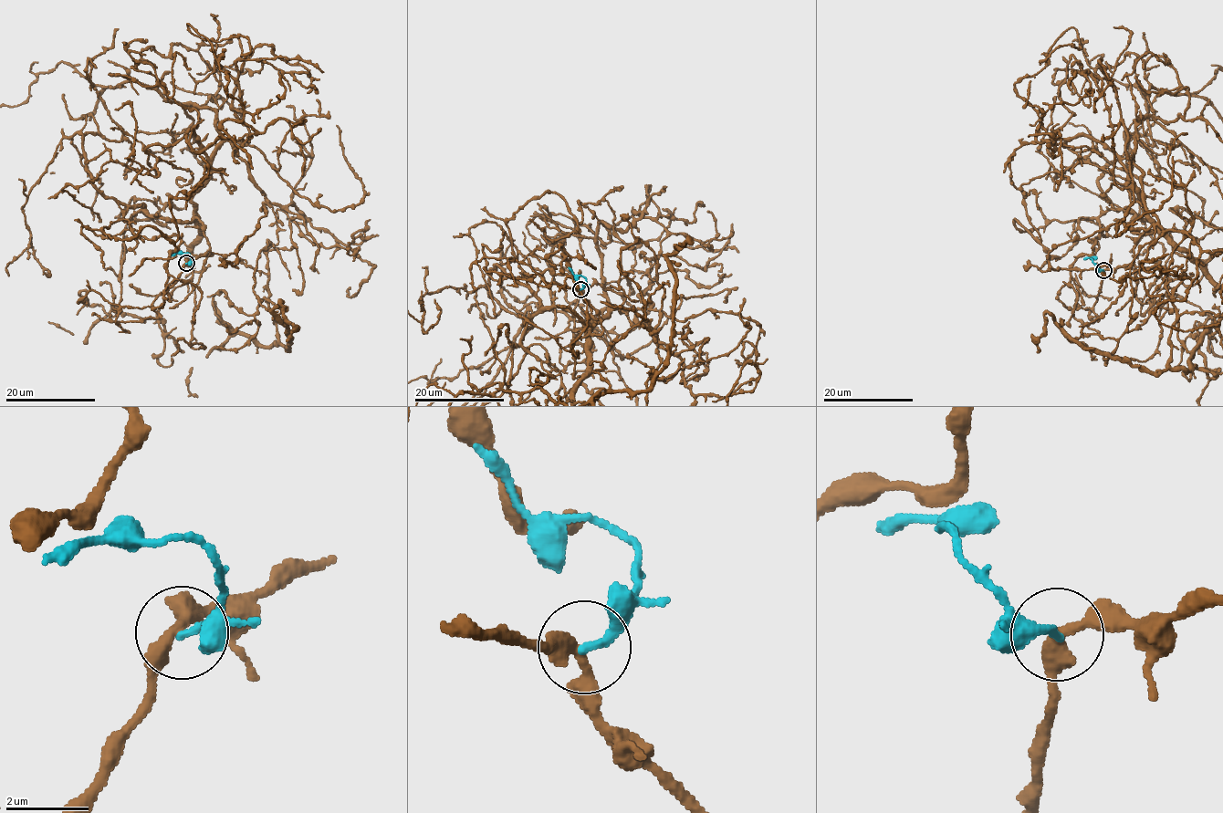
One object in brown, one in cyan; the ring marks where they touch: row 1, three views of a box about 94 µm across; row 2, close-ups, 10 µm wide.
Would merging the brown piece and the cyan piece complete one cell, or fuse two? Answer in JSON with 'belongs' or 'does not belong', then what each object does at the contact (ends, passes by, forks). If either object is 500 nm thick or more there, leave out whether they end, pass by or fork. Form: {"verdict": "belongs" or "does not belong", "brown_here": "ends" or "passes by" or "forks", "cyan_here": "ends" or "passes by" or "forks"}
{"verdict": "does not belong", "brown_here": "passes by", "cyan_here": "ends"}

